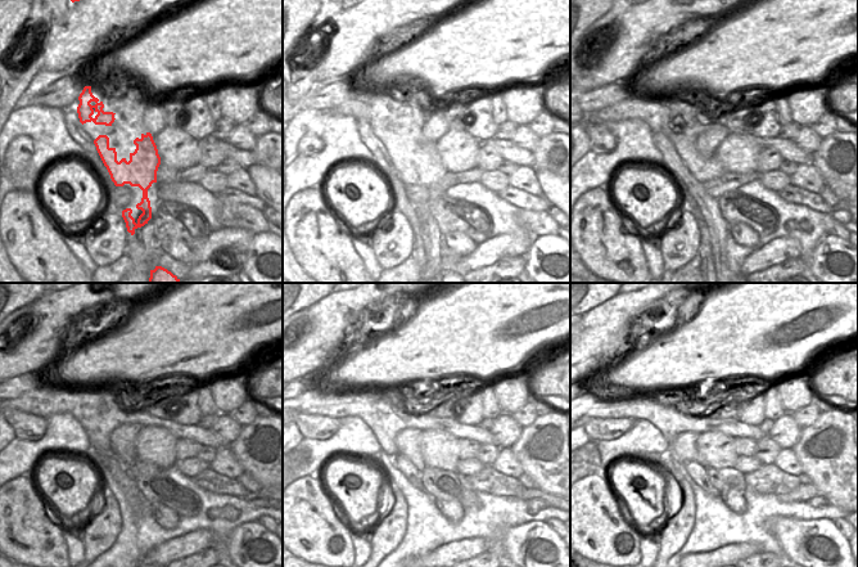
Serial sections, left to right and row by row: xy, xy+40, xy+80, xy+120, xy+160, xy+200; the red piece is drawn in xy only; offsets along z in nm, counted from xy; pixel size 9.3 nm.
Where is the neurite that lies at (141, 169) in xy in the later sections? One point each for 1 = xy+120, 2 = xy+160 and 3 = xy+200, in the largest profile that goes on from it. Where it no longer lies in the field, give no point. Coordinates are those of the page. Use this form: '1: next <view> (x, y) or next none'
1: next xy+120 (98, 431)
2: next xy+160 (384, 430)
3: next xy+200 (665, 423)

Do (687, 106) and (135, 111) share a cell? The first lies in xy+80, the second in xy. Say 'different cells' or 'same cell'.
same cell

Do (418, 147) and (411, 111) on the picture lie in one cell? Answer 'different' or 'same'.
same

